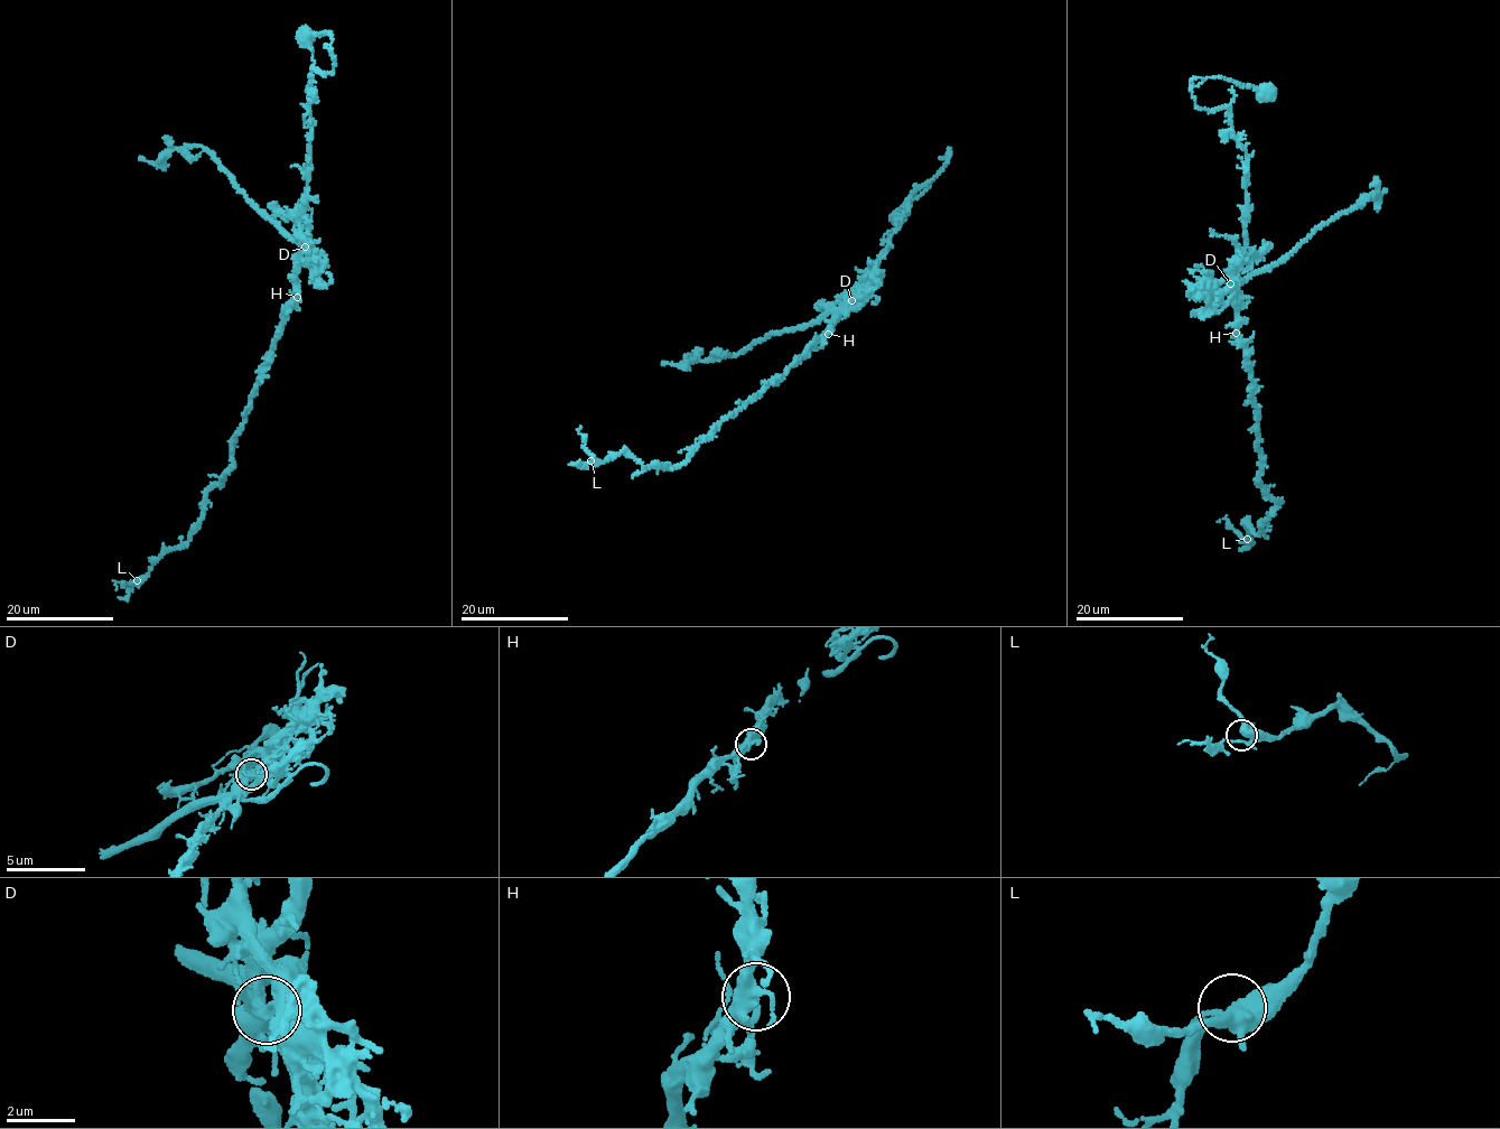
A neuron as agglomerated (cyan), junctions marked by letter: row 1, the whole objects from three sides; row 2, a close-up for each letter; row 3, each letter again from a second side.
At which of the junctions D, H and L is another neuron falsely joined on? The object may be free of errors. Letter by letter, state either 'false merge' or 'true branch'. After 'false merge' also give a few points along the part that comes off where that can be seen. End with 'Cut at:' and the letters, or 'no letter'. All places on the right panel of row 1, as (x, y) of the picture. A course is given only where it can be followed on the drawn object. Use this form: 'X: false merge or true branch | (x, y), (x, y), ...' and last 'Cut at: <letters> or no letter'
D: false merge | (1230, 283), (1238, 283), (1246, 276), (1269, 269), (1328, 222), (1377, 194), (1379, 199), (1386, 188)
H: true branch
L: true branch
Cut at: D

